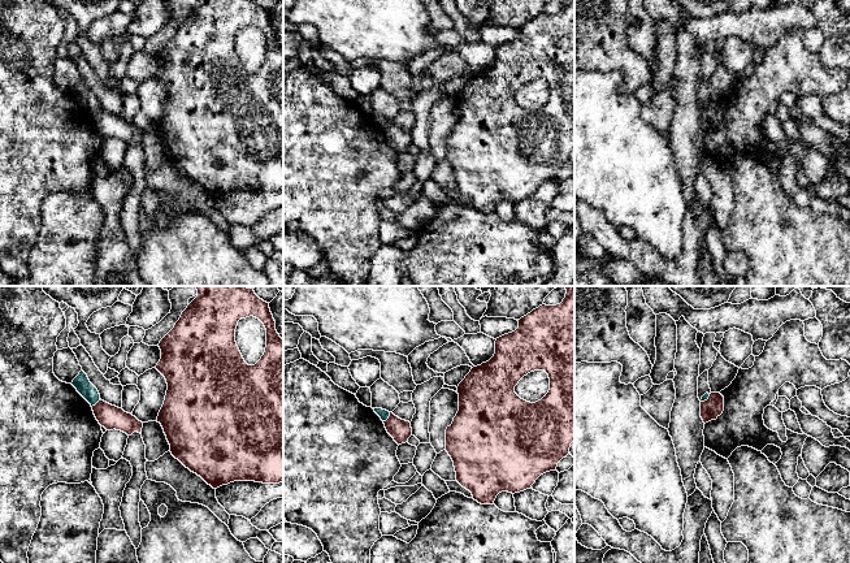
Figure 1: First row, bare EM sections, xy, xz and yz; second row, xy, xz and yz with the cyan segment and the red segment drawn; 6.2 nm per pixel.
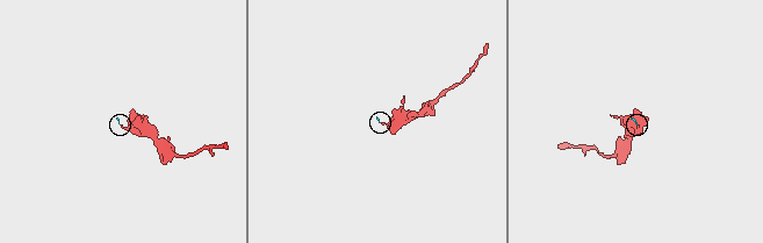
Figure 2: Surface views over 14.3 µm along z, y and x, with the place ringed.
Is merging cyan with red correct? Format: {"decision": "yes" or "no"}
{"decision": "no"}

